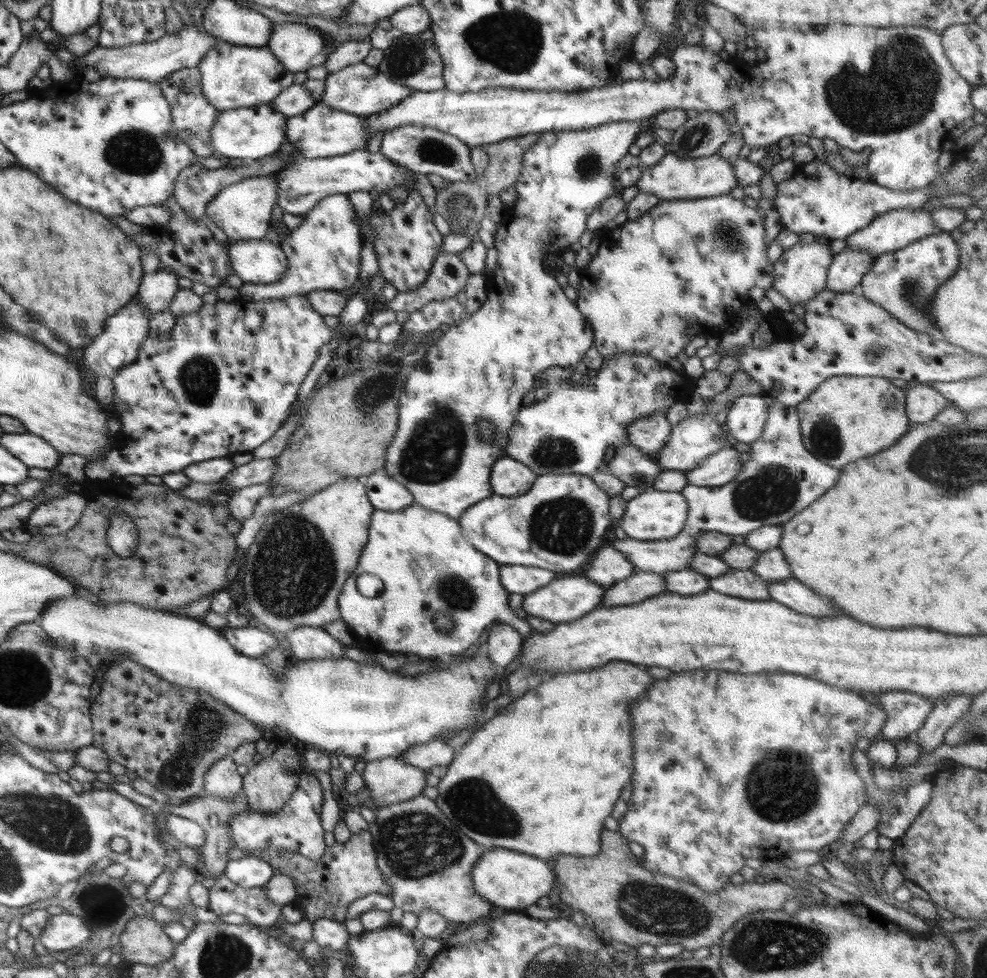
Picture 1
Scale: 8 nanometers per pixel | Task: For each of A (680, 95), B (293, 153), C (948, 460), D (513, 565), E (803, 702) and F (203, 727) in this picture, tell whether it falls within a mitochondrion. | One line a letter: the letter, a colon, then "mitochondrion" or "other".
A: other
B: other
C: mitochondrion
D: other
E: other
F: mitochondrion

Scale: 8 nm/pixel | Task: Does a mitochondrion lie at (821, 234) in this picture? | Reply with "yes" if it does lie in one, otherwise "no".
no

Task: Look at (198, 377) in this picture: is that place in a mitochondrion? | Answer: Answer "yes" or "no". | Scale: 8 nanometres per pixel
yes

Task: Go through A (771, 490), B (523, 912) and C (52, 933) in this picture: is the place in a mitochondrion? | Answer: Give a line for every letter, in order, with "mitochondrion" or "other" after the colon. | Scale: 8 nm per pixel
A: mitochondrion
B: other
C: other

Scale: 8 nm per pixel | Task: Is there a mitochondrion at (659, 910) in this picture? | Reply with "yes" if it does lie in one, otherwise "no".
yes

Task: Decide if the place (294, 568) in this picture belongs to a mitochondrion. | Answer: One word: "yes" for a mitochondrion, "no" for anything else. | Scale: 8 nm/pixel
yes

